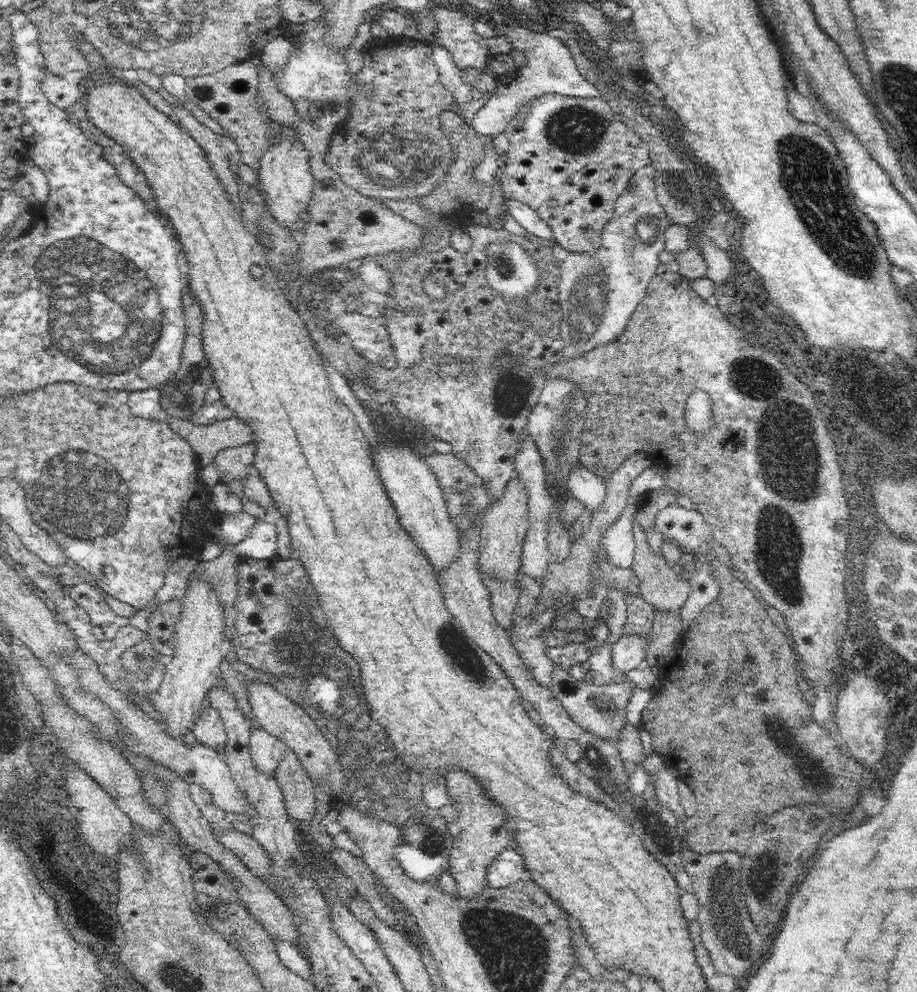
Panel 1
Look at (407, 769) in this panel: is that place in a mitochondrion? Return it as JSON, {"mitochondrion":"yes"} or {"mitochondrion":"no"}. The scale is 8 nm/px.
{"mitochondrion":"no"}

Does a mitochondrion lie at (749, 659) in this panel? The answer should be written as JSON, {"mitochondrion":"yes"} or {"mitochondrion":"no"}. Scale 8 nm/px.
{"mitochondrion":"no"}

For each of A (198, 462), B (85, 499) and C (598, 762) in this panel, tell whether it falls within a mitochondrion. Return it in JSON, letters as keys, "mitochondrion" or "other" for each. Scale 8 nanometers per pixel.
{"A":"other","B":"mitochondrion","C":"mitochondrion"}

